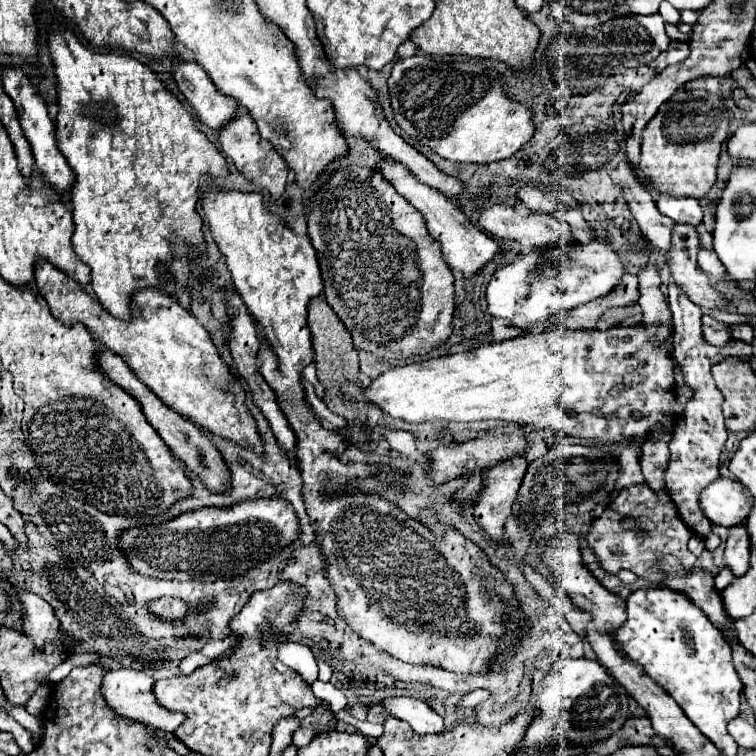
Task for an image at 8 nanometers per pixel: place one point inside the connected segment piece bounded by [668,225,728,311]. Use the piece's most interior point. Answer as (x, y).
(682, 255)

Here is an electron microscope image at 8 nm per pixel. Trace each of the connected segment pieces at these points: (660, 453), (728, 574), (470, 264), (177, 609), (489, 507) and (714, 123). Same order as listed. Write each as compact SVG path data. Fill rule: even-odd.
M656 433L656 435L658 435L658 443L642 445L640 465L642 465L642 473L644 473L646 483L652 489L664 489L662 475L666 471L666 463L670 457L668 441L672 439L672 433Z
M725 567L725 570L721 570L714 579L715 587L718 591L722 592L734 579L734 576L729 568Z
M384 157L382 161L382 173L384 177L394 185L394 189L408 199L408 203L412 203L424 217L426 217L426 225L430 229L430 235L434 239L440 241L442 245L442 253L444 253L444 261L446 265L452 269L452 273L460 273L464 279L474 277L486 263L490 263L496 255L502 253L502 249L498 247L498 243L488 237L484 231L476 229L466 215L454 205L454 201L446 199L442 193L438 193L436 189L430 189L418 181L414 181L414 177L410 175L410 171L406 171L400 163L390 163L388 157Z
M162 597L162 599L152 601L150 611L162 619L180 619L188 613L186 603L180 599L172 599L172 597Z
M516 455L512 459L506 459L502 463L496 463L496 465L482 471L482 493L480 493L478 503L474 507L474 519L476 519L478 527L482 531L486 531L490 535L490 539L496 543L504 541L504 523L510 517L510 507L512 507L516 493L520 489L522 477L526 473L526 465L528 465L526 457Z
M680 89L658 113L648 121L642 131L642 157L640 169L658 193L672 197L702 199L716 183L716 165L722 143L728 137L728 111L718 95L708 91Z

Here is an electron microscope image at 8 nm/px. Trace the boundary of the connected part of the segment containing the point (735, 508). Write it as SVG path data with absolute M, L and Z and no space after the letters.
M720 477L712 481L706 491L700 493L698 503L712 523L732 527L746 521L754 499L750 491L742 487L742 483L728 477Z

